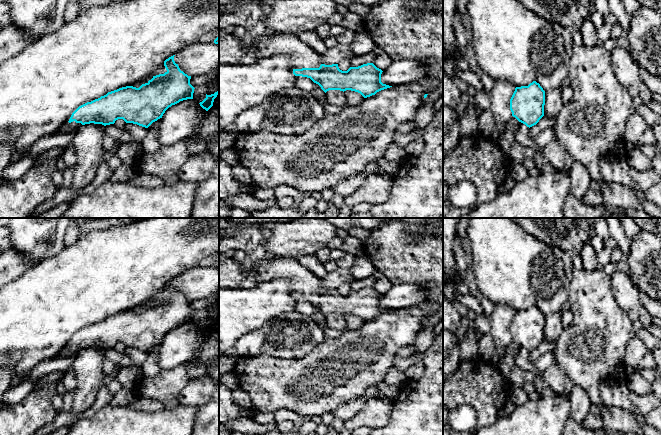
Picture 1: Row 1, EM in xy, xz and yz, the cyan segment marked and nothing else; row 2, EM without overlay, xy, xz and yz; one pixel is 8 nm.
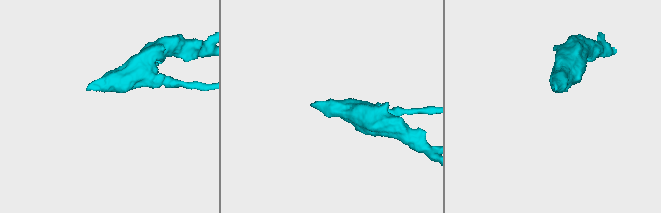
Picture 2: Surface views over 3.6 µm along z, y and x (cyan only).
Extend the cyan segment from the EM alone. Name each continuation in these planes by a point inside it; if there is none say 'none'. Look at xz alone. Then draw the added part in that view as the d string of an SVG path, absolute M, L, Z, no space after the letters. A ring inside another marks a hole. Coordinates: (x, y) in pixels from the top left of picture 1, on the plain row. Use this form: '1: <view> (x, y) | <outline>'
1: xz (301, 279) | M277 257L259 265L253 265L247 260L245 268L255 276L258 284L278 278L287 279L292 293L319 292L322 288L320 277L292 257Z

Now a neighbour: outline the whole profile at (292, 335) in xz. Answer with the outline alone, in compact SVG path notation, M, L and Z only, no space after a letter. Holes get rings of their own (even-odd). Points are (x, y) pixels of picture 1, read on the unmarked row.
M286 312L248 332L237 340L237 357L267 354L283 359L298 359L324 340L324 328L305 314Z

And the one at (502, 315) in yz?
M505 304L494 305L490 316L491 329L495 348L506 349L512 341L510 323L515 315L515 310Z

